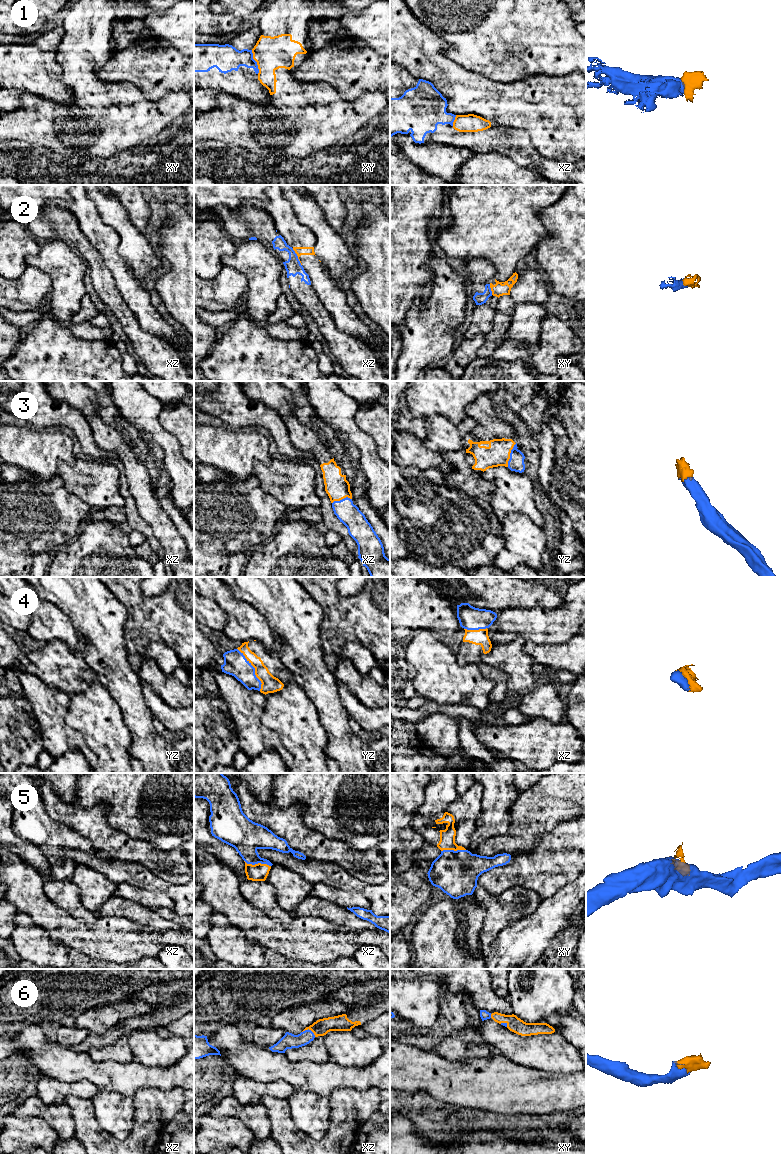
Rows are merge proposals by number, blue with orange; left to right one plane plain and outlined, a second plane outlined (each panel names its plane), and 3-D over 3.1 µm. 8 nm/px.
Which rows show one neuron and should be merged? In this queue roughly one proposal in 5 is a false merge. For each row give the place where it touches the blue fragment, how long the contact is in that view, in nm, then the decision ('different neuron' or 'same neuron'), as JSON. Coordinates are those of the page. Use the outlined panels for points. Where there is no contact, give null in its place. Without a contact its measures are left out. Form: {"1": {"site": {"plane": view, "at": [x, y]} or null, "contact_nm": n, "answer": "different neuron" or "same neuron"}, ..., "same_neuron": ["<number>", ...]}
{"1": {"site": {"plane": "xy", "at": [256, 62]}, "contact_nm": 200, "answer": "different neuron"}, "2": {"site": {"plane": "xz", "at": [297, 257]}, "contact_nm": 160, "answer": "different neuron"}, "3": {"site": {"plane": "yz", "at": [510, 455]}, "contact_nm": 200, "answer": "same neuron"}, "4": {"site": {"plane": "yz", "at": [254, 669]}, "contact_nm": 400, "answer": "same neuron"}, "5": {"site": {"plane": "xz", "at": [257, 863]}, "contact_nm": 220, "answer": "same neuron"}, "6": {"site": {"plane": "xz", "at": [308, 1029]}, "contact_nm": 120, "answer": "same neuron"}, "same_neuron": ["3", "4", "5", "6"]}

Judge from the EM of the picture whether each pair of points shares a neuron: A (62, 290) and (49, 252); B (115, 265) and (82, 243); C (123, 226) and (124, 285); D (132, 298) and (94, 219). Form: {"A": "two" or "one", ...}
{"A": "one", "B": "two", "C": "two", "D": "one"}

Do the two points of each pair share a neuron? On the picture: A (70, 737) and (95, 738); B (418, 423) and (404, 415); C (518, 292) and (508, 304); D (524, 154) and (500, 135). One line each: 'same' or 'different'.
A: different
B: same
C: different
D: same

